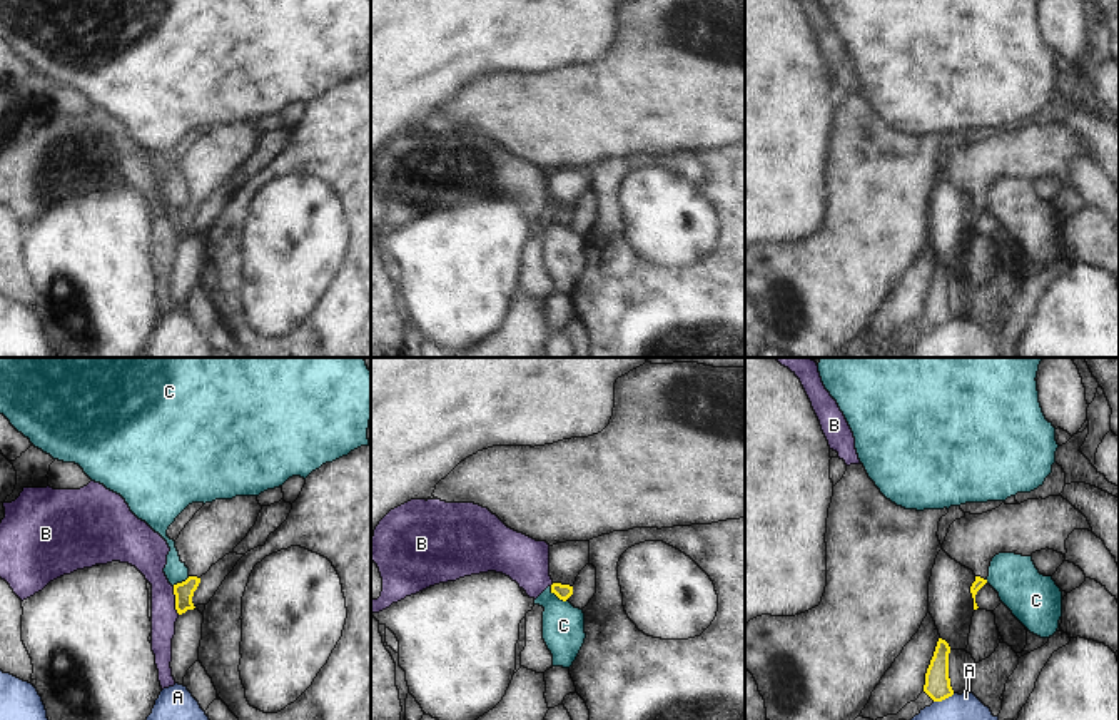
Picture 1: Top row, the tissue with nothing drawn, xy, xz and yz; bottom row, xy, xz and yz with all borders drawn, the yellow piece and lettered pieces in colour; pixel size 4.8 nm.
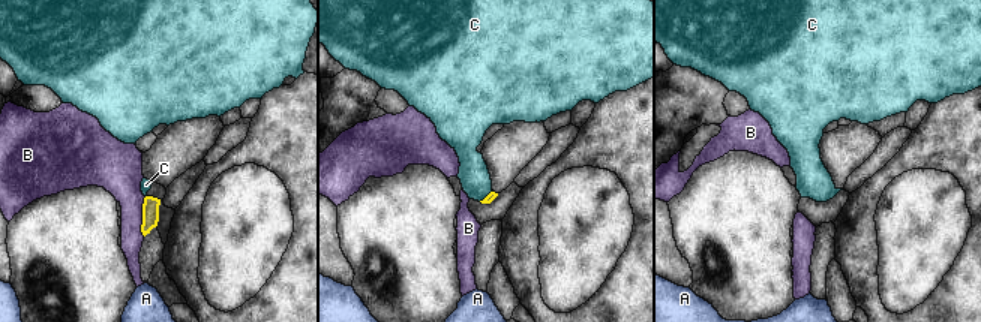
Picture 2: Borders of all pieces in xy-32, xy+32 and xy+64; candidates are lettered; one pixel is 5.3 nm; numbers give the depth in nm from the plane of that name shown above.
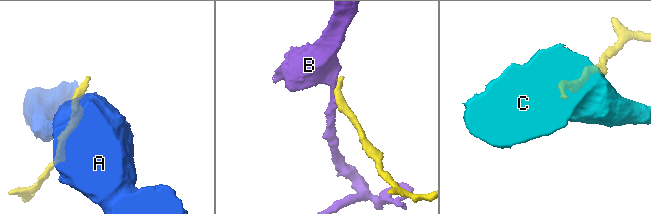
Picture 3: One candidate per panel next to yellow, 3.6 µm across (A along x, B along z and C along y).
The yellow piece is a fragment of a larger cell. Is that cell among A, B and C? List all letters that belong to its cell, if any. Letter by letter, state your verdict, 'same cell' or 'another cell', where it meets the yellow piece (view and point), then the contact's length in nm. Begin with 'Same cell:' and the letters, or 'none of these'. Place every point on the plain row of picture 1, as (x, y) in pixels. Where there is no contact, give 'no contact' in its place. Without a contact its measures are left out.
Same cell: none of these
A: another cell; meets yellow in yz at (944, 324); contact 110 nm long
B: another cell; meets yellow in xy at (176, 226); contact 140 nm long
C: another cell; meets yellow in xz at (556, 221); contact 110 nm long

